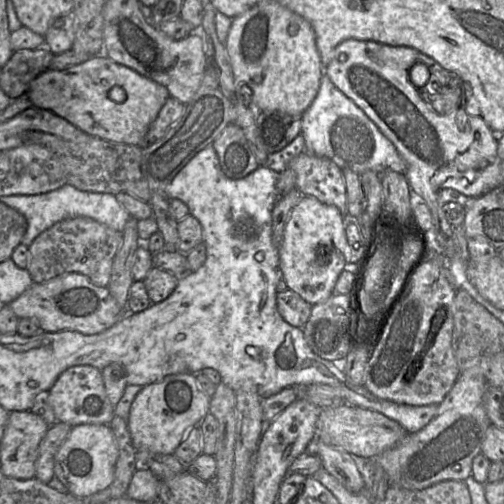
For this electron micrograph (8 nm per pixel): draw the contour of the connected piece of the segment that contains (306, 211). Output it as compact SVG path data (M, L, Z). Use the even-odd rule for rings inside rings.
M304 196L293 208L279 245L280 271L289 290L312 306L324 302L334 293L334 286L349 263L349 245L344 215L335 207Z

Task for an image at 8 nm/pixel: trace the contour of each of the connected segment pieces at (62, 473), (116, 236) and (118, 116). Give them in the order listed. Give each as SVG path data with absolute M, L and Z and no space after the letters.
M76 425L72 427L55 454L54 475L69 491L68 493L81 499L88 499L112 484L117 458L117 443L109 425Z
M74 217L55 223L29 246L26 269L34 283L43 283L71 272L87 276L92 283L108 287L114 258L123 242L122 232L88 217Z
M98 54L63 70L46 69L31 83L26 92L33 107L49 110L81 131L100 139L145 147L145 136L151 123L170 97L167 88L144 77L129 67L118 64L105 54Z

